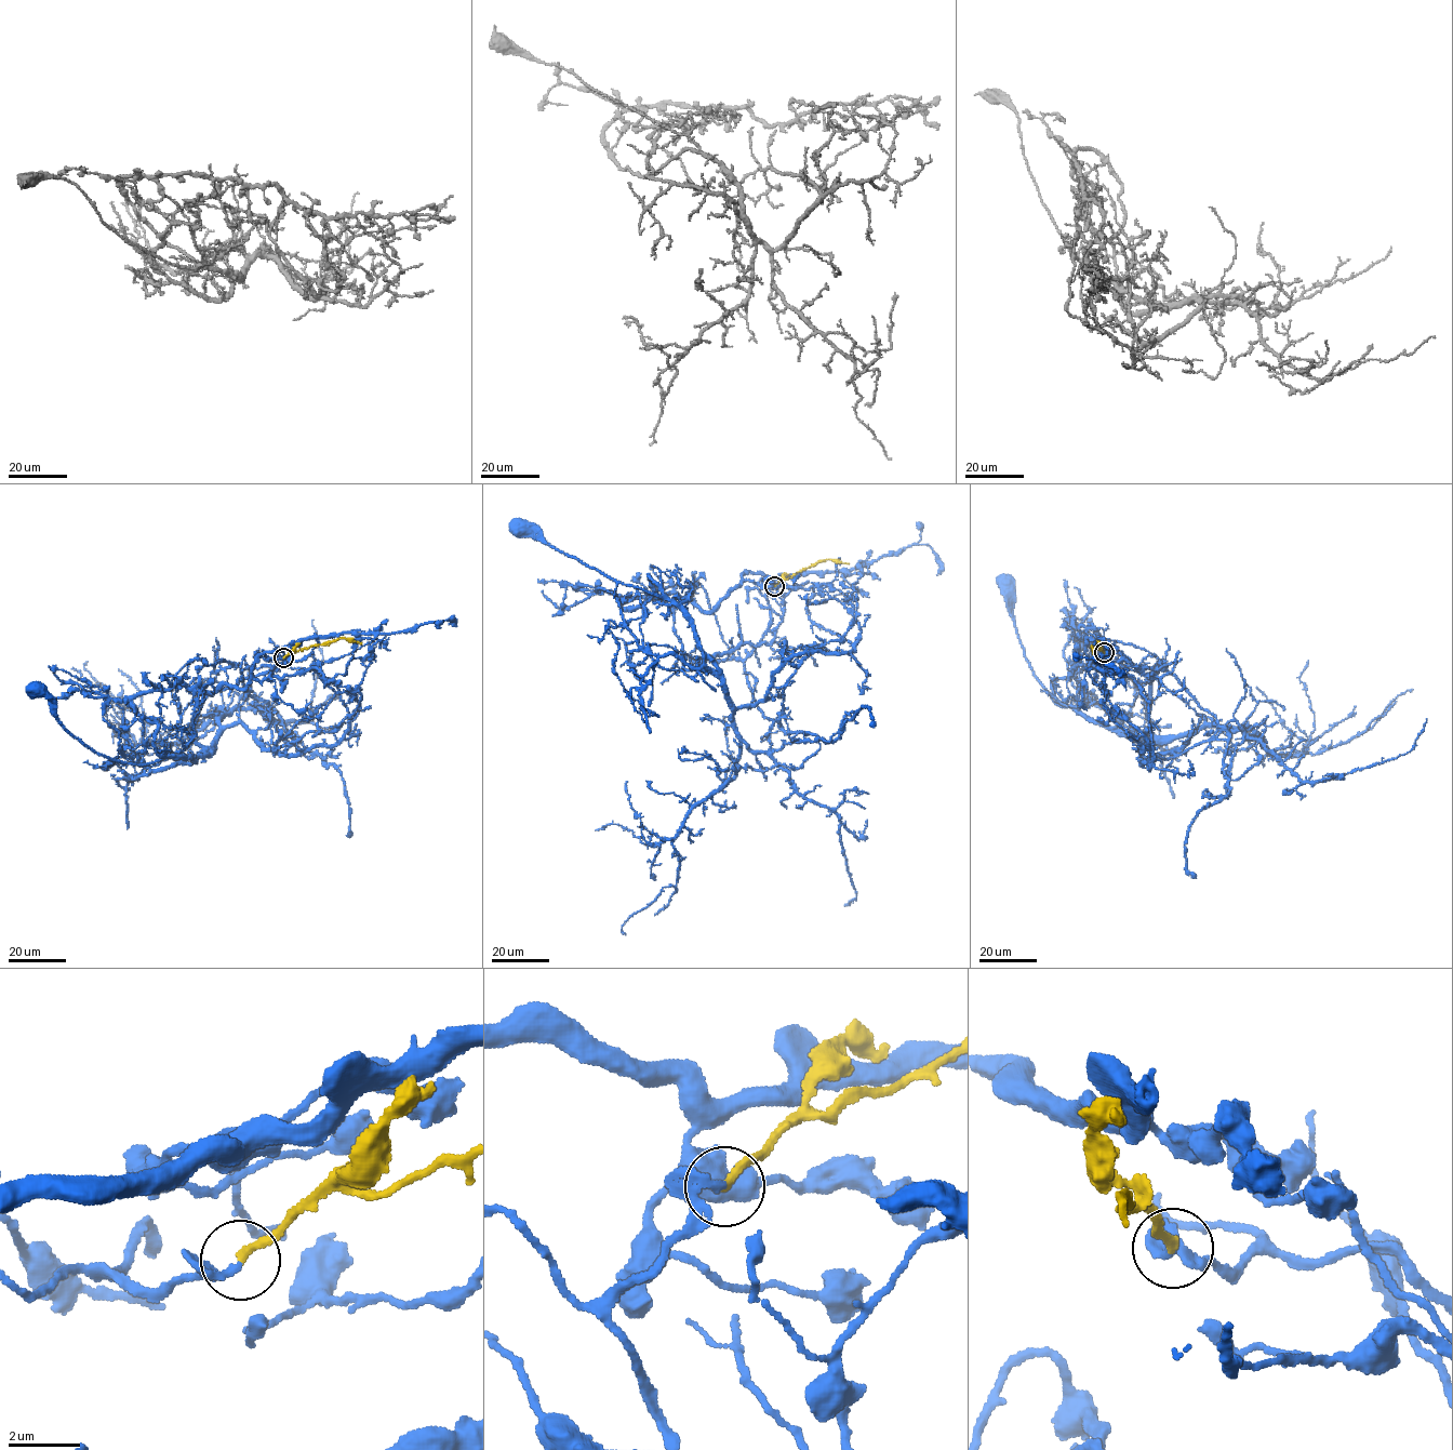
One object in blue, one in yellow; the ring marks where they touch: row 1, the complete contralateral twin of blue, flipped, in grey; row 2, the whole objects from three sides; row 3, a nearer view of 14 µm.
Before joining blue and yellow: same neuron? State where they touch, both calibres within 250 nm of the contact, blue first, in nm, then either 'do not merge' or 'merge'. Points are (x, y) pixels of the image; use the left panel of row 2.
place (283, 657); calibres 200 and 220 nm; merge

